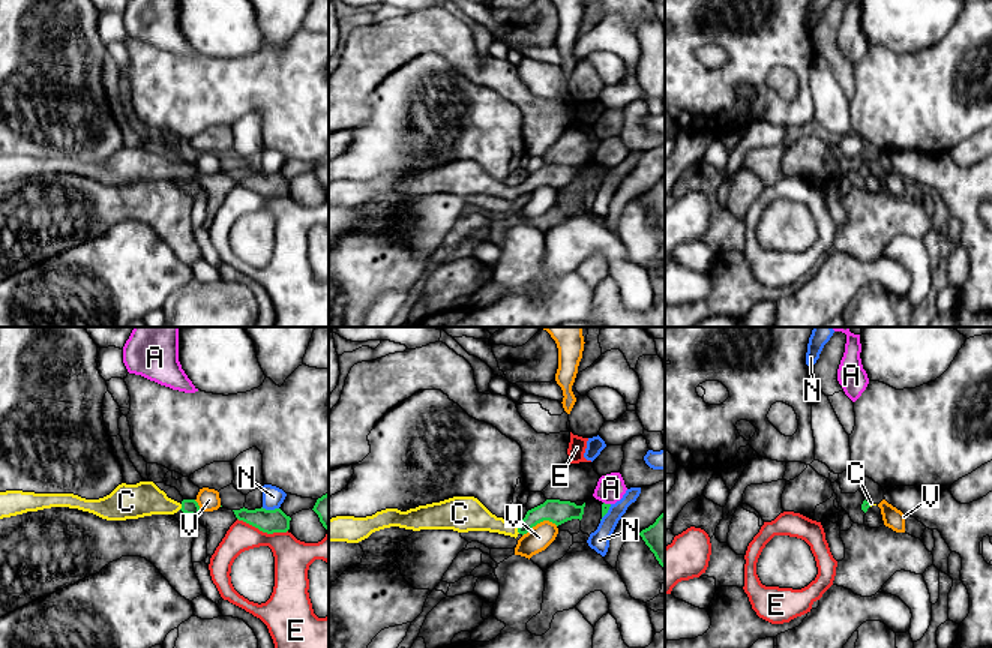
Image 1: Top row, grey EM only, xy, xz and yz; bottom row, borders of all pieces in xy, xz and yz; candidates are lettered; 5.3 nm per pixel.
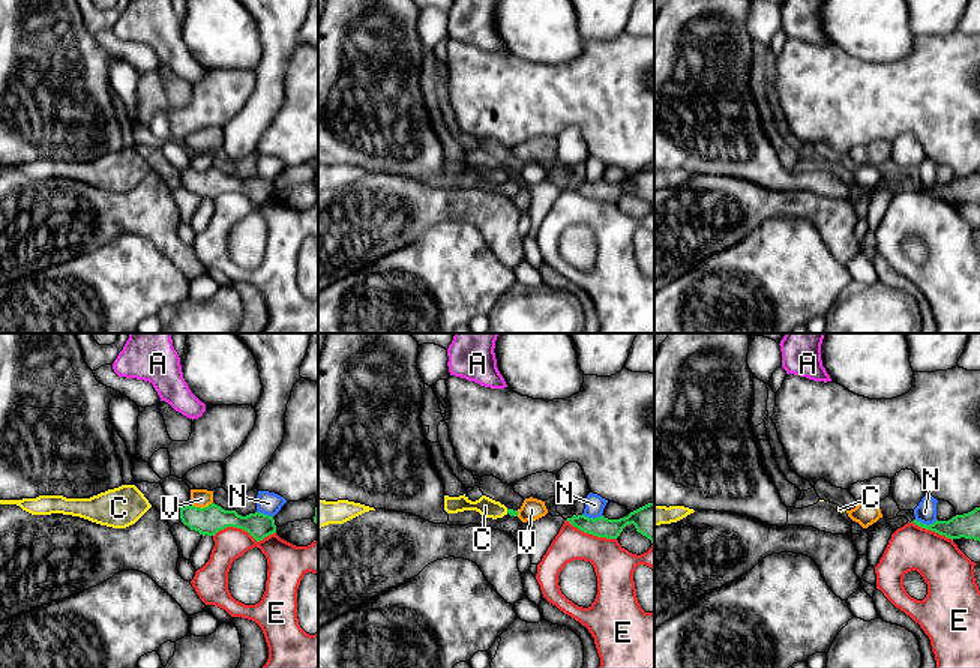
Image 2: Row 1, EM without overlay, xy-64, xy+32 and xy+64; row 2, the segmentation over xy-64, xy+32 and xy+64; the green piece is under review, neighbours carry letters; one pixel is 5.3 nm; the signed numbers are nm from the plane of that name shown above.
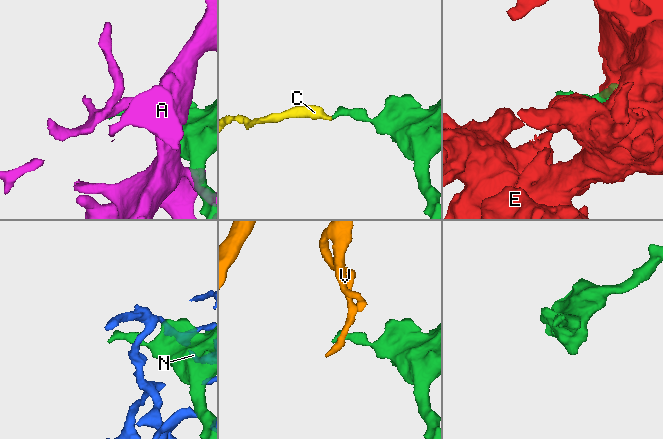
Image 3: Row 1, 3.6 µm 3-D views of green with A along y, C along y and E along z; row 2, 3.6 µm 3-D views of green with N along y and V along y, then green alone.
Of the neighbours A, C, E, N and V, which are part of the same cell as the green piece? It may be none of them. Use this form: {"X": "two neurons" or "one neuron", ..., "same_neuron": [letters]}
{"A": "two neurons", "C": "one neuron", "E": "two neurons", "N": "two neurons", "V": "two neurons", "same_neuron": ["C"]}

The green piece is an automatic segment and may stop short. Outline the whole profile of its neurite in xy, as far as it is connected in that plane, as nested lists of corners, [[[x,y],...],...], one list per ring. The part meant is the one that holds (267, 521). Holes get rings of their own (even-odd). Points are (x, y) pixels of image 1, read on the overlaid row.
[[[240,508],[233,510],[239,520],[243,520],[263,532],[287,532],[290,530],[291,518],[287,516],[281,508],[266,510],[266,508]]]

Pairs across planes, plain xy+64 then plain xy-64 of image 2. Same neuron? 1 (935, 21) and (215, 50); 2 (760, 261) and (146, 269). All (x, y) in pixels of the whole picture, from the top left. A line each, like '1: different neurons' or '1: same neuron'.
1: different neurons
2: same neuron

